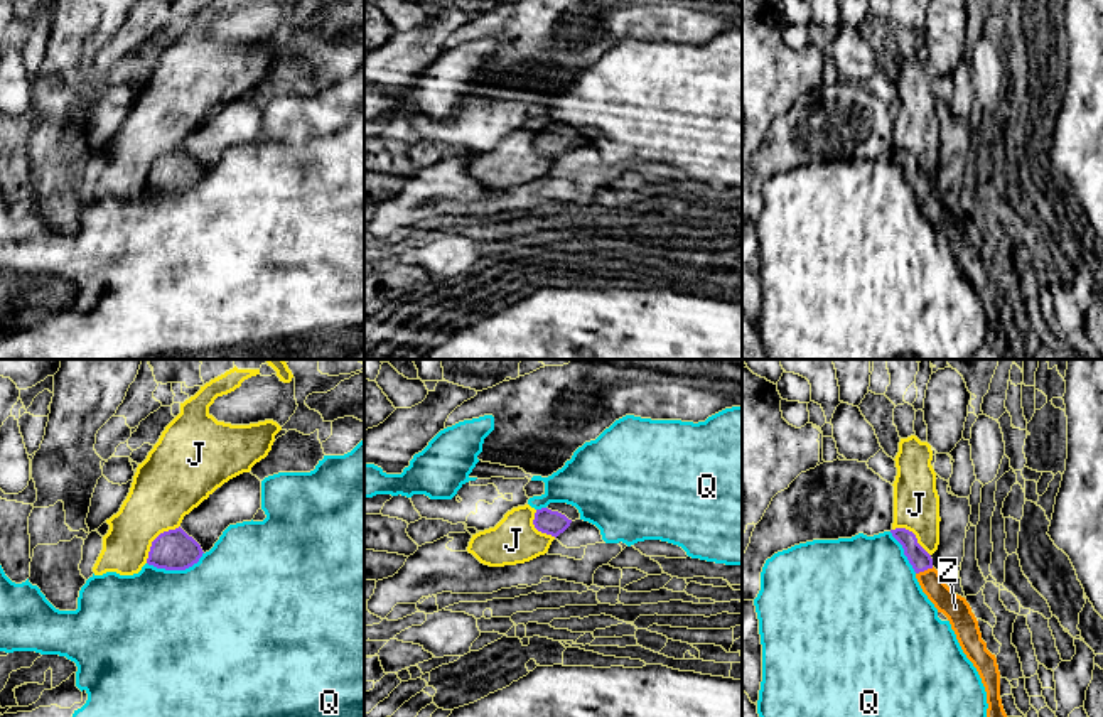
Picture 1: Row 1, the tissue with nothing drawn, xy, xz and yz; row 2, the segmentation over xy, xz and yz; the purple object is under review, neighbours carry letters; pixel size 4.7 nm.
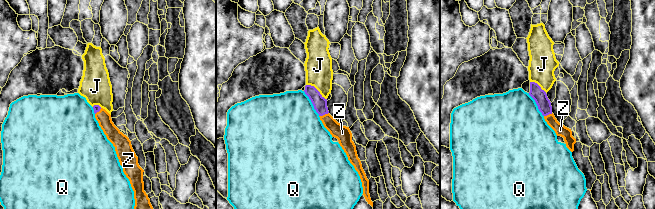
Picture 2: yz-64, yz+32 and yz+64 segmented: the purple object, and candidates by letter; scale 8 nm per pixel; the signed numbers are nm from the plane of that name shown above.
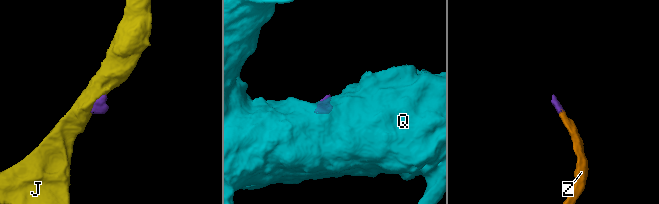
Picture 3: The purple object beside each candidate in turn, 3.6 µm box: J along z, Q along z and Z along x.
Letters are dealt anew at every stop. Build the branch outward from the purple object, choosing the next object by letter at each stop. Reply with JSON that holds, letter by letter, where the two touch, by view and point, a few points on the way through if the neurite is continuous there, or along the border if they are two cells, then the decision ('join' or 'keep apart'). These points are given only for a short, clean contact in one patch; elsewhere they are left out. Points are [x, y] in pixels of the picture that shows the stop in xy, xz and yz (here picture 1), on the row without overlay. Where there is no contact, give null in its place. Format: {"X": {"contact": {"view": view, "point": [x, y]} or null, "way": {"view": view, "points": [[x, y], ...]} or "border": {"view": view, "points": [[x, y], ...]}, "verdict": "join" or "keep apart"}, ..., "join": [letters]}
{"J": {"contact": {"view": "xy", "point": [156, 161]}, "border": {"view": "xy", "points": [[179, 147], [164, 152], [152, 164], [145, 184]]}, "verdict": "keep apart"}, "Q": {"contact": {"view": "xy", "point": [176, 191]}, "border": {"view": "xy", "points": [[203, 174], [196, 184], [184, 191], [157, 191], [147, 186]]}, "verdict": "keep apart"}, "Z": {"contact": {"view": "yz", "point": [925, 191]}, "way": {"view": "yz", "points": [[920, 181], [925, 191], [931, 206], [955, 230]]}, "verdict": "join"}, "join": ["Z"]}

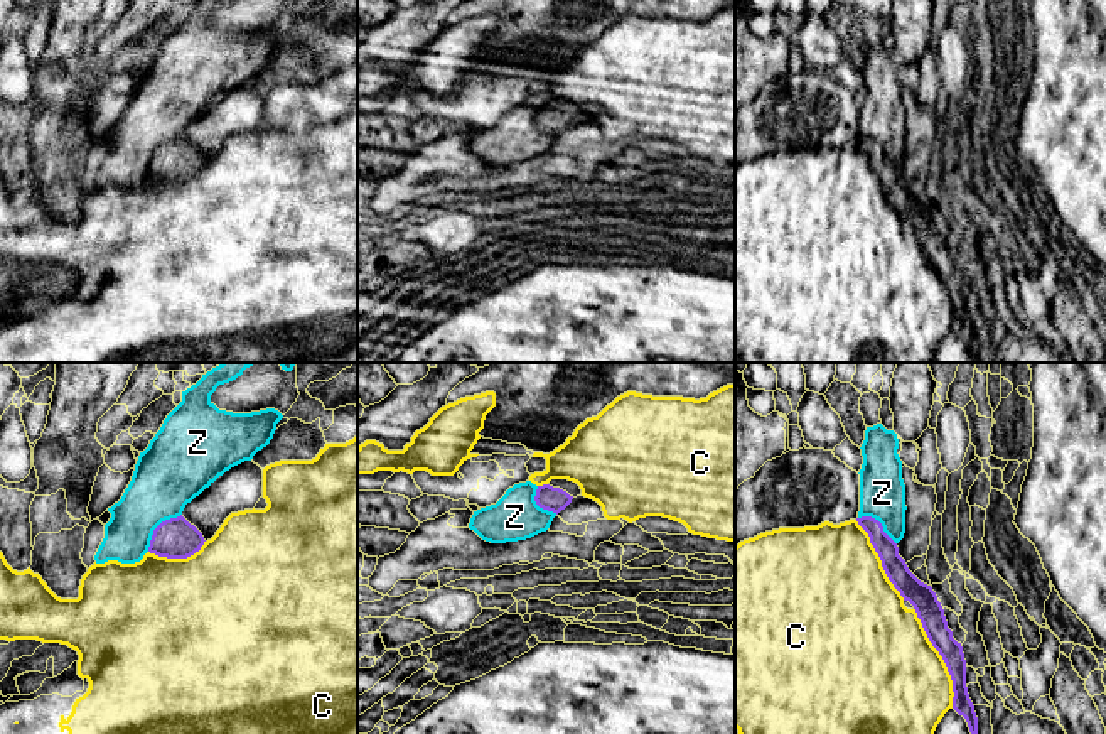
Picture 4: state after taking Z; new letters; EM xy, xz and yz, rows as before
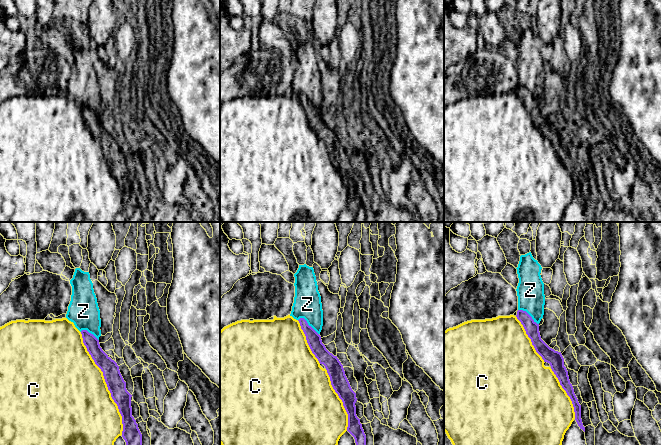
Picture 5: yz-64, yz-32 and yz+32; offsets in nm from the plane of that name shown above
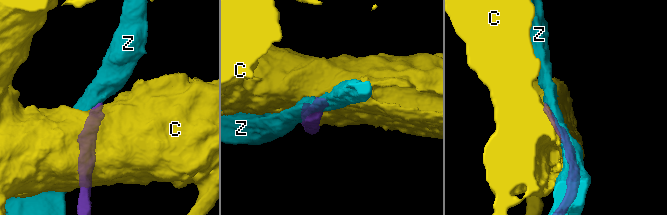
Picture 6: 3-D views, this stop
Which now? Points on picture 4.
{"C": {"contact": {"view": "yz", "point": [943, 280]}, "verdict": "keep apart"}, "Z": {"contact": {"view": "xy", "point": [157, 149]}, "border": {"view": "xy", "points": [[181, 135], [166, 140], [154, 152], [147, 172]]}, "verdict": "keep apart"}, "join": []}

